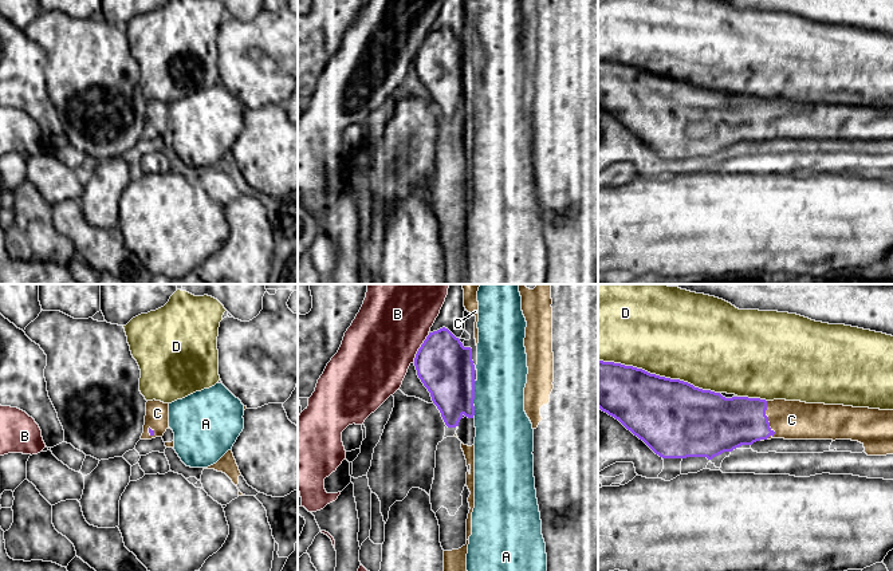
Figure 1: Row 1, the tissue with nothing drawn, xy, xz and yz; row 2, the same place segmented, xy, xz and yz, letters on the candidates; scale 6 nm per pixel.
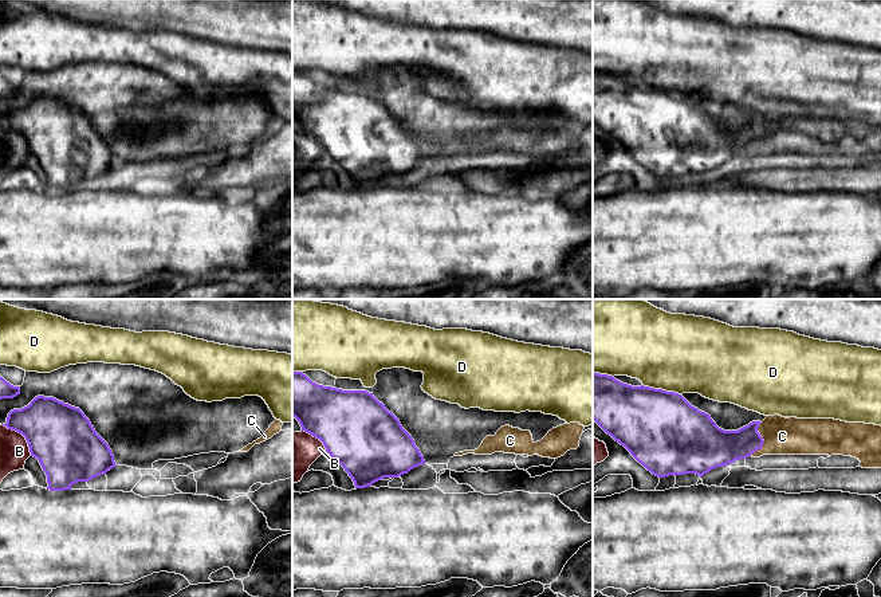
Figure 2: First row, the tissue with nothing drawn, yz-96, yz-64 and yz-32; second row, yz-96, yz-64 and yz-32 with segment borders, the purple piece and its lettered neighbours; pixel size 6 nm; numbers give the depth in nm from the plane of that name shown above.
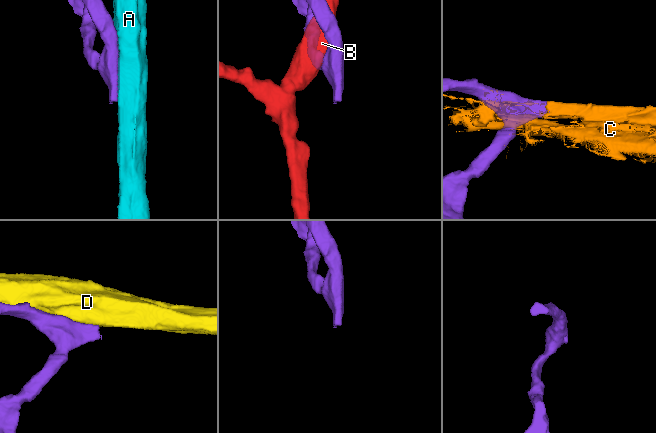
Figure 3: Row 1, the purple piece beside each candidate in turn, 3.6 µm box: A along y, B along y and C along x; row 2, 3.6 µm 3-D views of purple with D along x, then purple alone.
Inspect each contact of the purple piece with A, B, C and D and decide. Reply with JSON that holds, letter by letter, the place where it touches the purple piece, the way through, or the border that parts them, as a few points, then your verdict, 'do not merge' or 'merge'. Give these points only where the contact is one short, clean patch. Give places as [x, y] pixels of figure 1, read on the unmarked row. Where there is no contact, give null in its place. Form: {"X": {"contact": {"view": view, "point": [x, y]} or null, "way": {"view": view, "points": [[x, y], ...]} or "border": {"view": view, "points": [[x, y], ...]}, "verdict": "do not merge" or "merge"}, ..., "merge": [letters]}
{"A": {"contact": {"view": "xz", "point": [473, 93]}, "verdict": "do not merge"}, "B": {"contact": {"view": "xz", "point": [420, 47]}, "verdict": "do not merge"}, "C": {"contact": {"view": "yz", "point": [767, 121]}, "verdict": "merge"}, "D": {"contact": {"view": "yz", "point": [659, 75]}, "verdict": "do not merge"}, "merge": ["C"]}

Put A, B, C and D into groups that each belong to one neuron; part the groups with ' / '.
A / B / C / D

